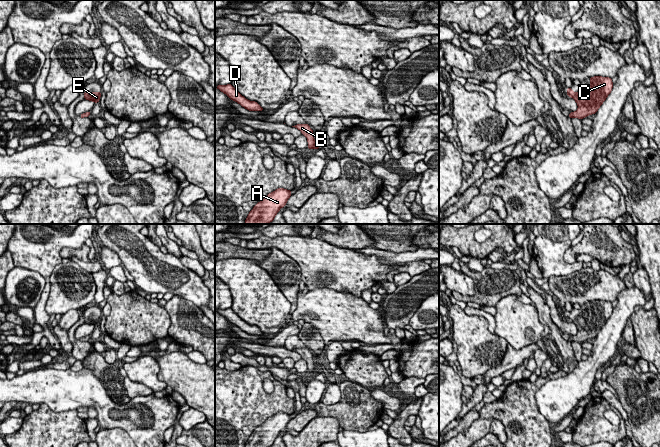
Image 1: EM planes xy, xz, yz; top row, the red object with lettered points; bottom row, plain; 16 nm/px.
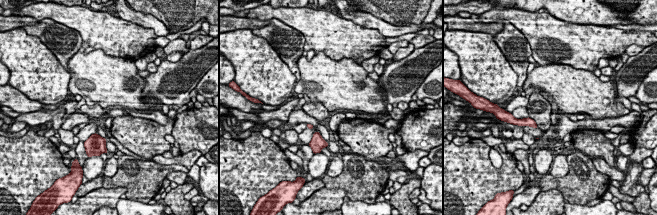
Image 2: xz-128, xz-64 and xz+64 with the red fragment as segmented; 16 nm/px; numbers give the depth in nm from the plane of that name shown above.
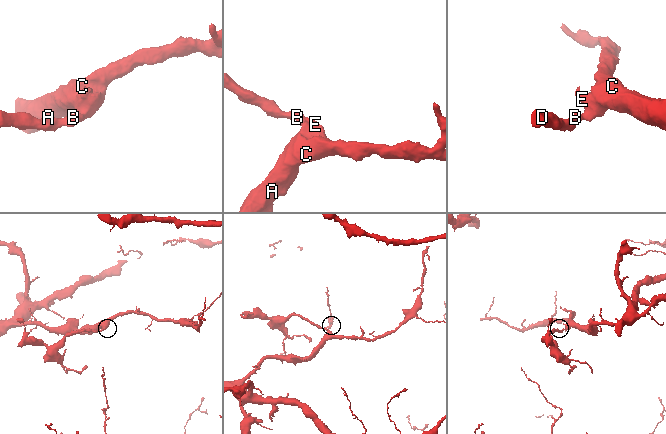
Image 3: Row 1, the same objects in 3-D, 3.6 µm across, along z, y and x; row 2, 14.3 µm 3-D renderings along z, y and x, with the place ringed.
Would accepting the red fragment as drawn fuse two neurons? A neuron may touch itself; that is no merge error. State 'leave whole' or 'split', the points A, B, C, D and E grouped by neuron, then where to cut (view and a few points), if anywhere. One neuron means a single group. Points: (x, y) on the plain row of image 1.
leave whole | A B C D E | no cut

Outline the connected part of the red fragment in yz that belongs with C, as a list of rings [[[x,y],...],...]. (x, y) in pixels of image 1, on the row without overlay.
[[[591,301],[590,308],[587,316],[573,316],[572,311],[567,313],[567,319],[572,321],[578,329],[575,336],[570,336],[569,342],[583,343],[588,339],[596,338],[613,311],[612,302],[609,301]]]

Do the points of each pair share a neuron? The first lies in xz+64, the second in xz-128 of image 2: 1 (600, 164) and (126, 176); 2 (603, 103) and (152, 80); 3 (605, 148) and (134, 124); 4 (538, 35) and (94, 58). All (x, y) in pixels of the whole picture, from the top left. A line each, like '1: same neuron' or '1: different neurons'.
1: different neurons
2: different neurons
3: same neuron
4: different neurons

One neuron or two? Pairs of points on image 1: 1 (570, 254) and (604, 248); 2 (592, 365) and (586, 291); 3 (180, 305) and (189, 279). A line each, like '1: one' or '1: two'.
1: one
2: two
3: two

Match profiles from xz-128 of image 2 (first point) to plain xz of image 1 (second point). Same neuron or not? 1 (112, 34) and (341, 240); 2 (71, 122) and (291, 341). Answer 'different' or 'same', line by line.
1: different
2: same

